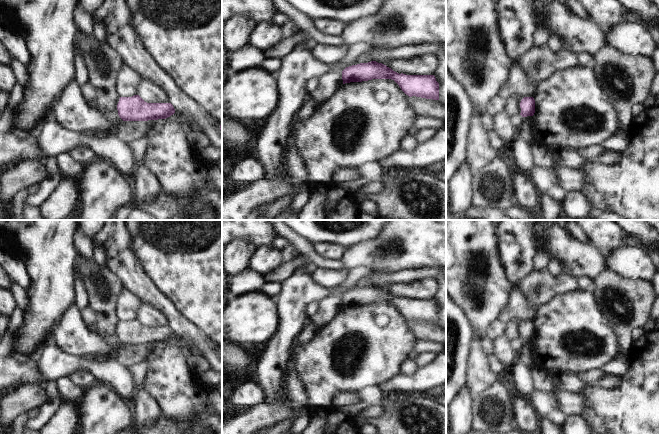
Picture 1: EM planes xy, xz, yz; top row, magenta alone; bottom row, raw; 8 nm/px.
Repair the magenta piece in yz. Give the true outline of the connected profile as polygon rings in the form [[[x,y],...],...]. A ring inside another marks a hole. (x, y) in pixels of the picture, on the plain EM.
[[[524,321],[520,326],[522,341],[533,340],[535,337],[535,324],[533,321]]]

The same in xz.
[[[376,285],[352,289],[342,295],[343,308],[372,303],[392,303],[409,321],[439,324],[439,307],[434,299],[399,298]]]

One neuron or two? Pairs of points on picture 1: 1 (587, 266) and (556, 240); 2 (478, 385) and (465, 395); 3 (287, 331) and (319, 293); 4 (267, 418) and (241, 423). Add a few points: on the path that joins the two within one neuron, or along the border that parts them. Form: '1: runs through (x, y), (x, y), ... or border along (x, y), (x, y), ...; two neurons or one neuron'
1: runs through (579, 259), (564, 245); one neuron
2: border along (466, 384), (474, 397); two neurons
3: runs through (293, 320), (294, 311), (308, 297); one neuron
4: runs through (261, 418), (256, 418), (247, 423); one neuron

